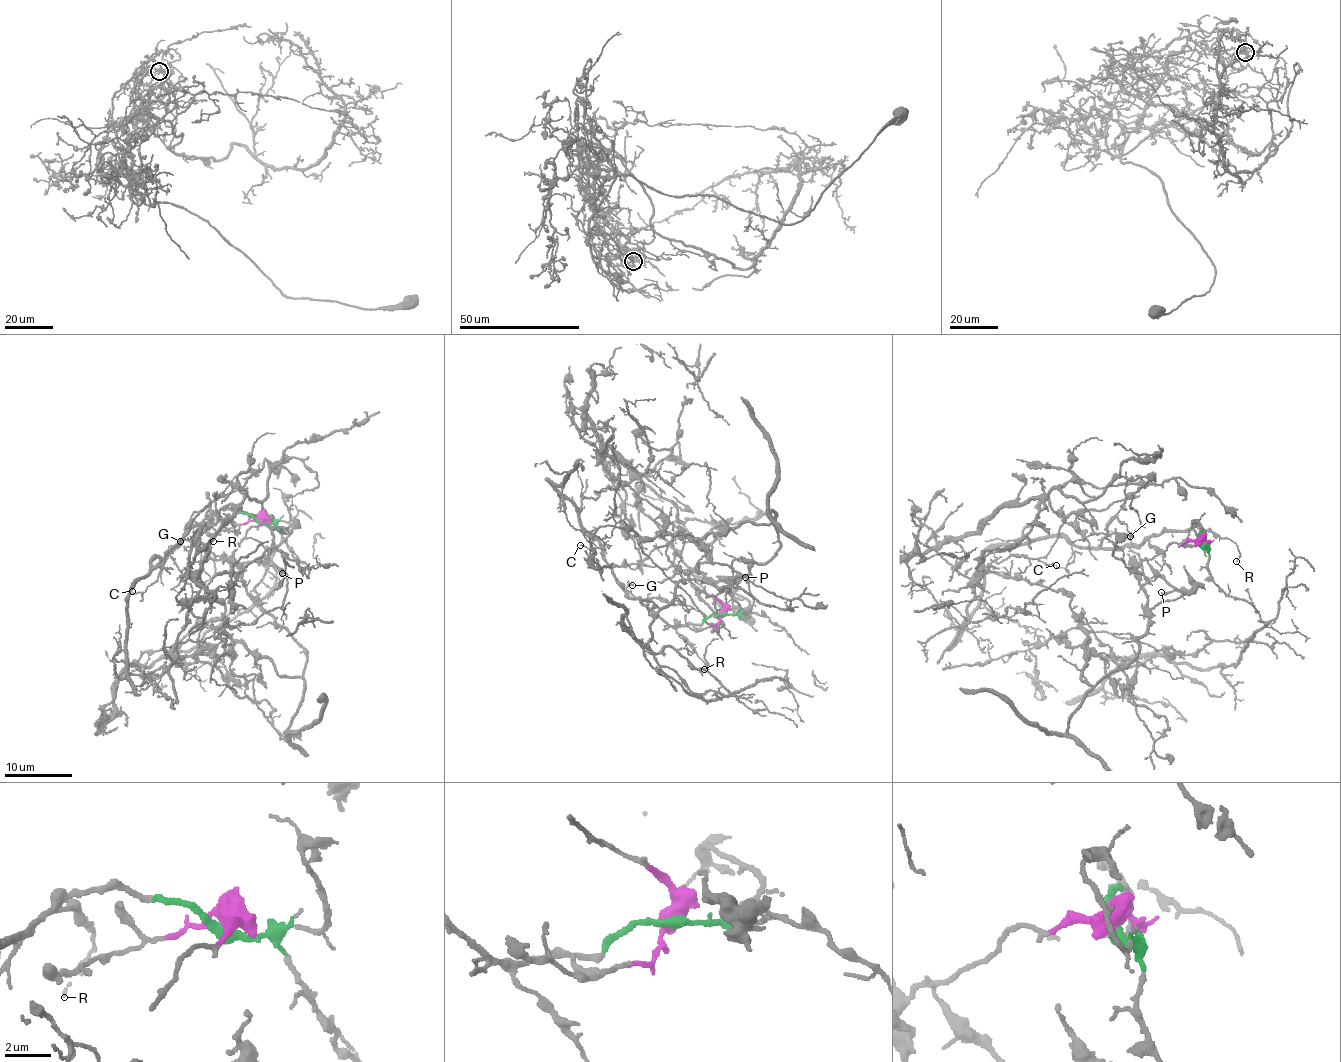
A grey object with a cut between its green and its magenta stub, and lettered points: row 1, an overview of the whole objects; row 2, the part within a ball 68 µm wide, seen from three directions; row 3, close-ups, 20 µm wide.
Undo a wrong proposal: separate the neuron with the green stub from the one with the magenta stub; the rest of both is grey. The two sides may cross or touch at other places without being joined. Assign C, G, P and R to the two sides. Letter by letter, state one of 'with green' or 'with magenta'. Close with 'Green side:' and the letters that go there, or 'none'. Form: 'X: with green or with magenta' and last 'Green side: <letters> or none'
C: with green
G: with green
P: with magenta
R: with green
Green side: C, G, R

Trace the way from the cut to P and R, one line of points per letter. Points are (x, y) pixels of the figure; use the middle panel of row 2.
P: (722, 614), (723, 605), (690, 579), (691, 572), (726, 580), (728, 594), (742, 610), (753, 603), (746, 576)
R: (722, 614), (709, 616), (700, 624), (679, 625), (677, 629), (705, 664), (704, 669)

